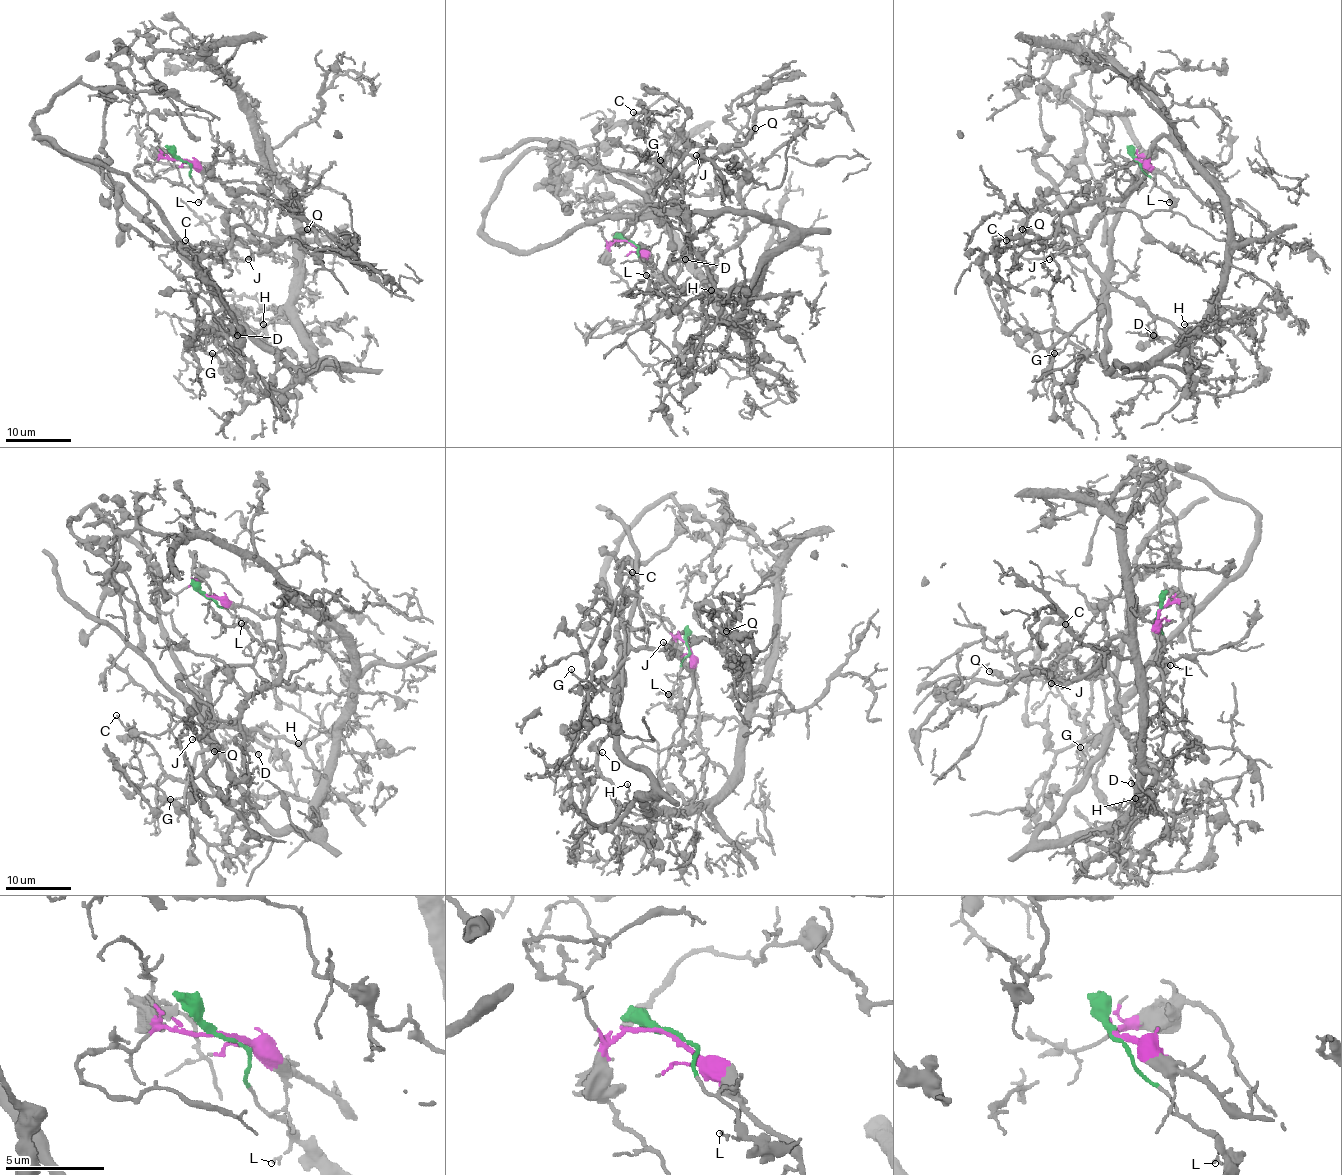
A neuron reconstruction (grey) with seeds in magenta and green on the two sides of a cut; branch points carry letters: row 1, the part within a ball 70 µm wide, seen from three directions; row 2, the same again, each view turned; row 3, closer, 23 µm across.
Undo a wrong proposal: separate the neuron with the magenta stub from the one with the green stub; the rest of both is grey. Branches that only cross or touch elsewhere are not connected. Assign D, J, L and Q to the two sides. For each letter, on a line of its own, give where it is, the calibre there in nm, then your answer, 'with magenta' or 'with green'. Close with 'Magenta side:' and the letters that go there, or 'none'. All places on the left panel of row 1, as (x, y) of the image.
D: at (237, 335); 140 nm thick; with green
J: at (248, 259); 130 nm thick; with green
L: at (198, 202); 120 nm thick; with green
Q: at (307, 229); 480 nm thick; with green
Magenta side: none

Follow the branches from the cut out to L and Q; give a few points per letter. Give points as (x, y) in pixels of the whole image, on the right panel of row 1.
L: (1136, 161), (1171, 196), (1169, 202)
Q: (1136, 161), (1169, 194), (1169, 210), (1141, 217), (1105, 212), (1082, 235), (1059, 225), (1042, 237), (1021, 229)

